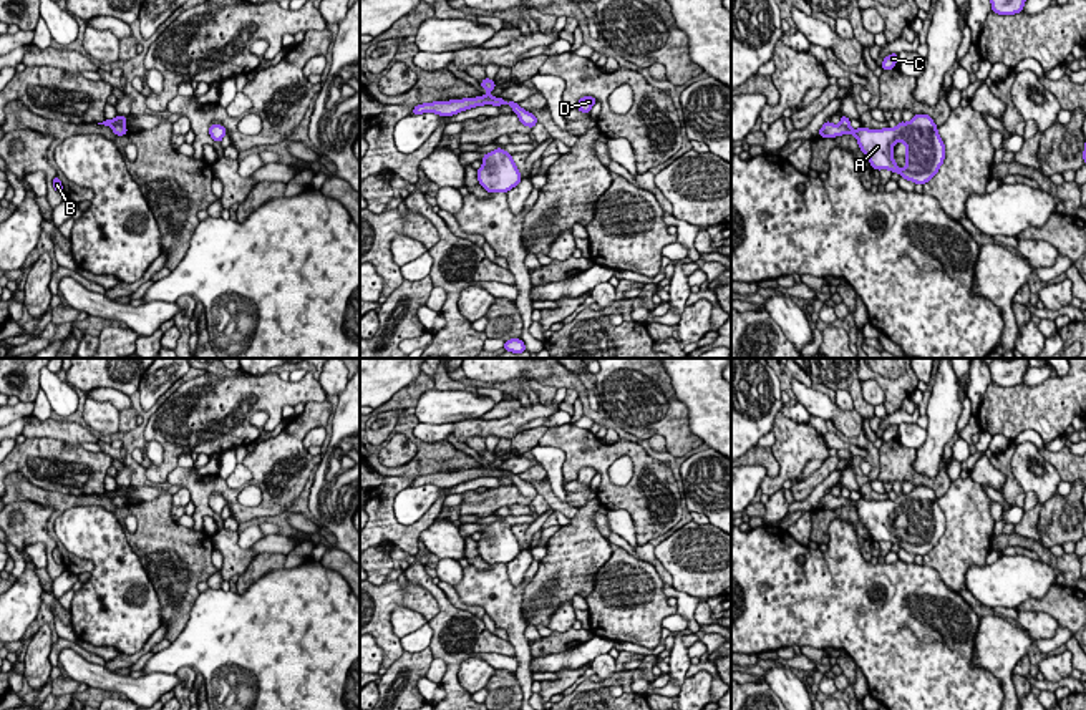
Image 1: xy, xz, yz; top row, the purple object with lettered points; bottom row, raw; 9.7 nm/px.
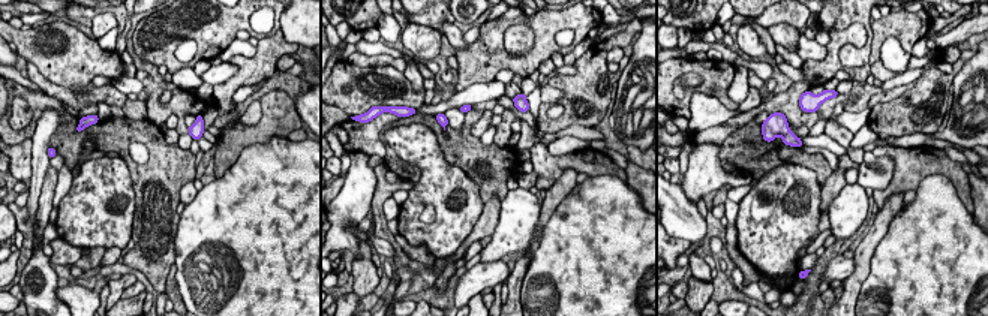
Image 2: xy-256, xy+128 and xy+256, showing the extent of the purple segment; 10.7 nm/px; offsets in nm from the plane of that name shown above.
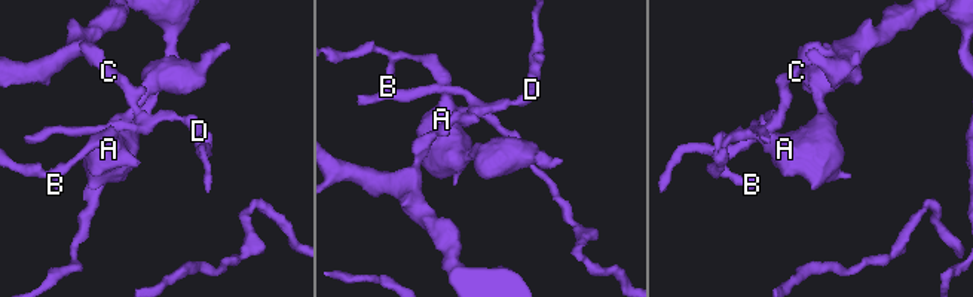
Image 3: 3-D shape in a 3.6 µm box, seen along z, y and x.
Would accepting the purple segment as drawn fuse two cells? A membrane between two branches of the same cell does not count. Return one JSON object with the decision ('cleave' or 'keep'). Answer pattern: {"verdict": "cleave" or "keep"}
{"verdict": "cleave"}

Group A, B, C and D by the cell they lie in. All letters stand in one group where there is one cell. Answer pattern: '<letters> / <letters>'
A B / C D

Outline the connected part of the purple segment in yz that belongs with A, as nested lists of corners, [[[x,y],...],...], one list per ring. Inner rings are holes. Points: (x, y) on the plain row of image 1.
[[[914,486],[909,494],[897,494],[892,499],[859,501],[832,496],[826,493],[817,508],[836,509],[854,506],[861,523],[867,528],[872,541],[889,541],[915,556],[928,554],[940,541],[945,531],[945,516],[937,503],[937,496],[928,486]],[[905,516],[905,539],[900,541],[894,531],[892,518]]]

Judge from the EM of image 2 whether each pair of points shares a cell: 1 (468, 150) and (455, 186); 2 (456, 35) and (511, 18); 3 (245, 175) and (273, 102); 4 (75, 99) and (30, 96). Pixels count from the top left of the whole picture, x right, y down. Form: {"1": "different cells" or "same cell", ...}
{"1": "different cells", "2": "different cells", "3": "different cells", "4": "different cells"}

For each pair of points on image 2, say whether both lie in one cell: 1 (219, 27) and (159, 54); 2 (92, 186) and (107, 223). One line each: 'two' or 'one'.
1: one
2: one

